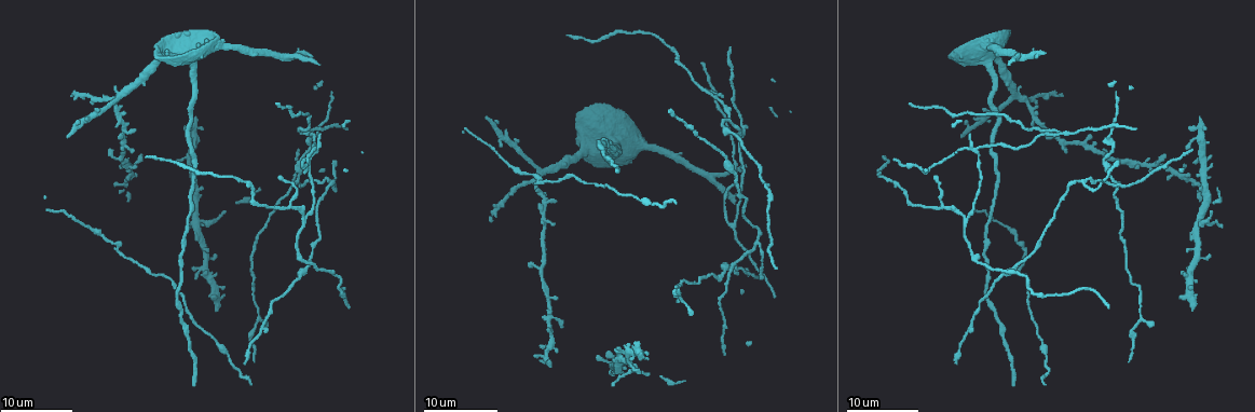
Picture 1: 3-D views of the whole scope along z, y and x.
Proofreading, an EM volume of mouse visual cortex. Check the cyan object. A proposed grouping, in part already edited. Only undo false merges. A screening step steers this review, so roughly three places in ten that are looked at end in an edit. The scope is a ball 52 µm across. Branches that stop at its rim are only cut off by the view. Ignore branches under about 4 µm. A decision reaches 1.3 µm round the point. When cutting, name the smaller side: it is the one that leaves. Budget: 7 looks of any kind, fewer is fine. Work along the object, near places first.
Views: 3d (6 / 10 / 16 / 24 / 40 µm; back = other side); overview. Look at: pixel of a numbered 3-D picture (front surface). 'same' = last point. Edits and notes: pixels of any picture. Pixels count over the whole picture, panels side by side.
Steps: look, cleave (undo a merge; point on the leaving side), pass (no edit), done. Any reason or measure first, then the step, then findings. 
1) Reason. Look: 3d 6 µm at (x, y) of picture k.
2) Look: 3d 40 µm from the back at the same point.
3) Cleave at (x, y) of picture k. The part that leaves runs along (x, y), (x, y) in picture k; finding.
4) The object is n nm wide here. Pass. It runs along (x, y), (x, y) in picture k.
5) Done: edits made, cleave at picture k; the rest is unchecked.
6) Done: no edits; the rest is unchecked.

Side arm on a straight run. Look: 3d 16 µm at (529, 180) of picture 1.

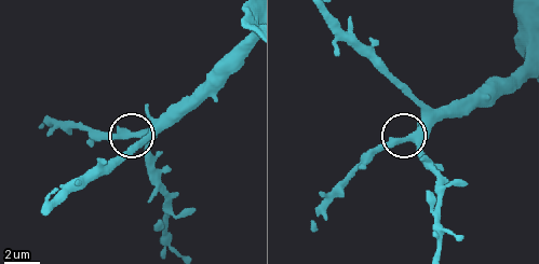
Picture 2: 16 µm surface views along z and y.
Closer look. Look: 3d 10 µm at (138, 134) of picture 2.

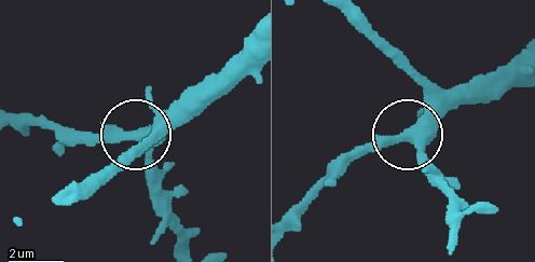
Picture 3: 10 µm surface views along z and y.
3 arms meet here. Pass. All the same neuron.

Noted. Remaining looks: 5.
Four-way junction. Look: 3d 24 µm at (973, 150) of picture 1.

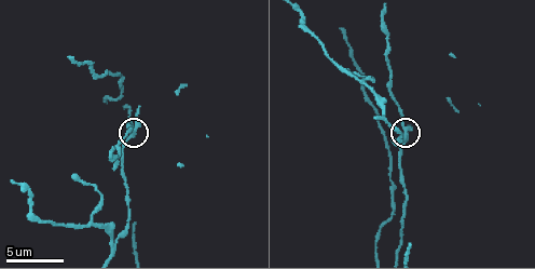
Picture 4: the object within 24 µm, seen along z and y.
Look: 3d 10 µm at (403, 134) of picture 4.

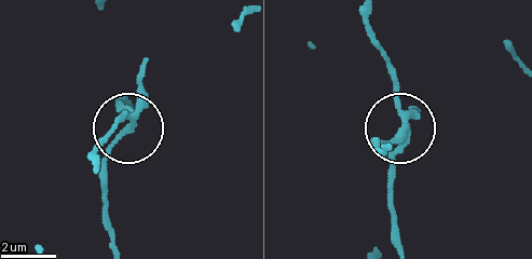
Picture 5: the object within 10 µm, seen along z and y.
The object is 220 nm wide here. Cleave at (123, 118) of picture 5. The part that leaves runs along (407, 122), (393, 168), (396, 245) in picture 5; two neurons meet here.

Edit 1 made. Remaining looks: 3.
Done: edits made, cleave at picture 5; the rest is unchecked.

